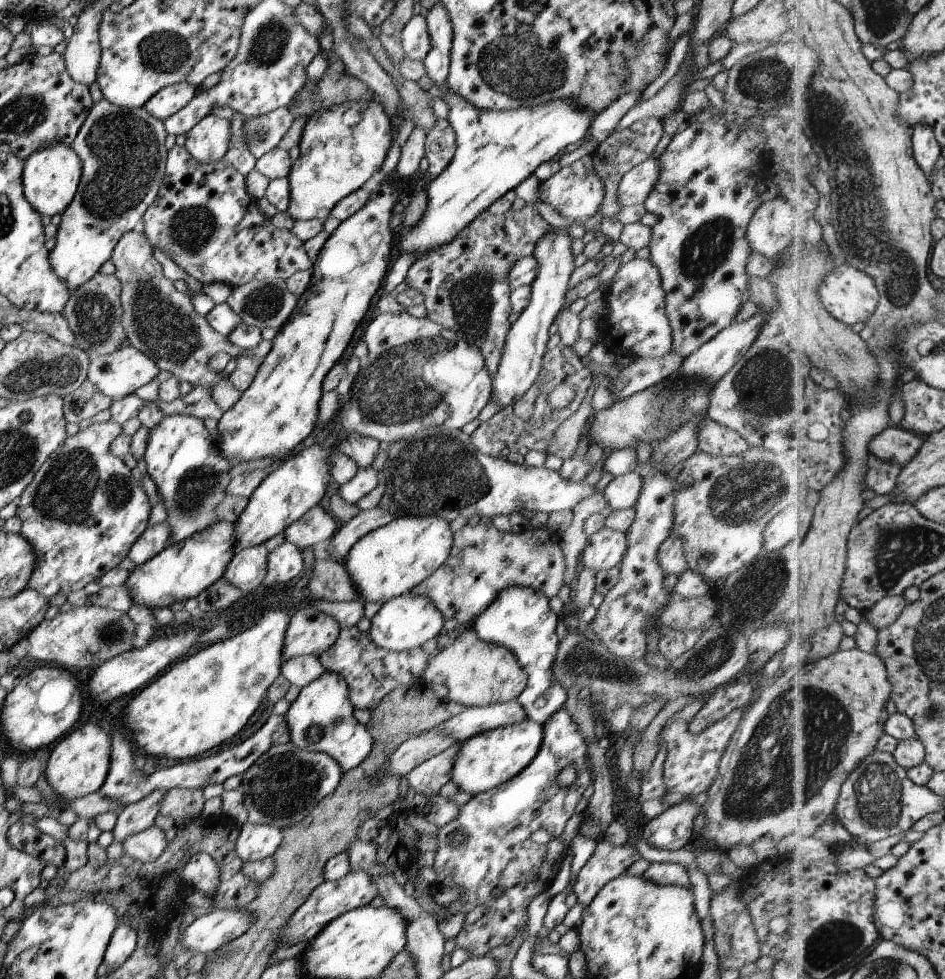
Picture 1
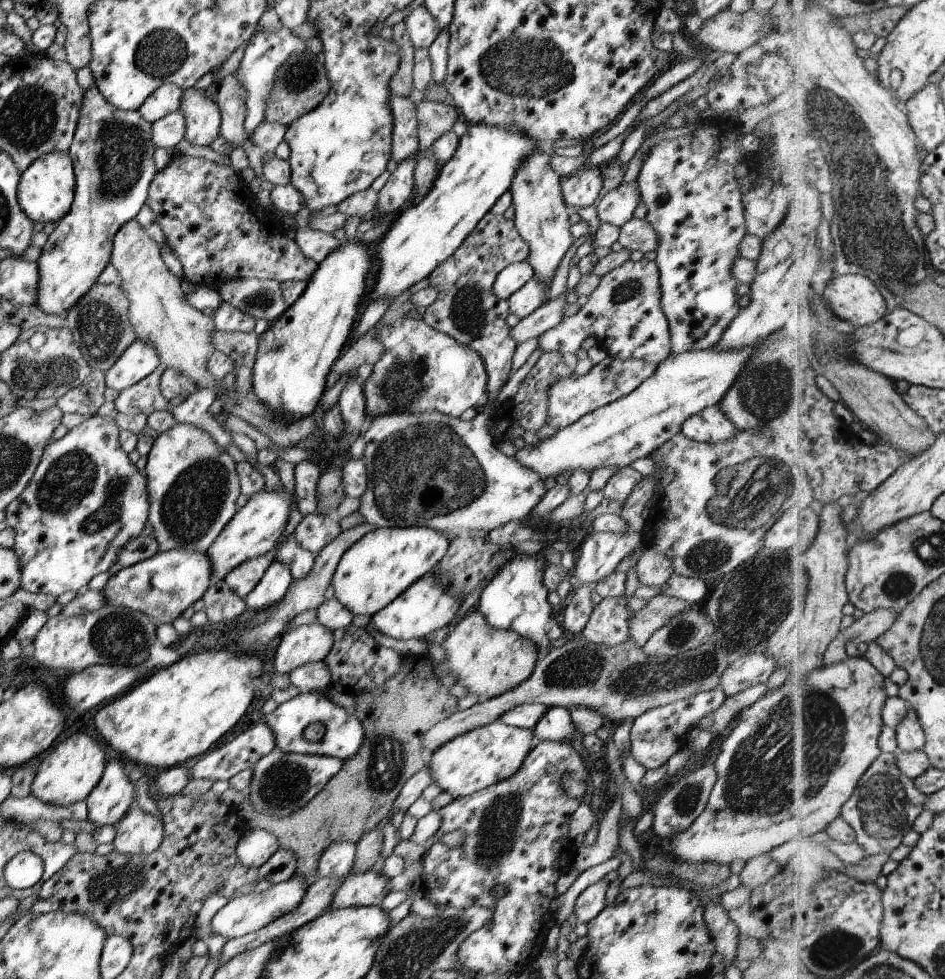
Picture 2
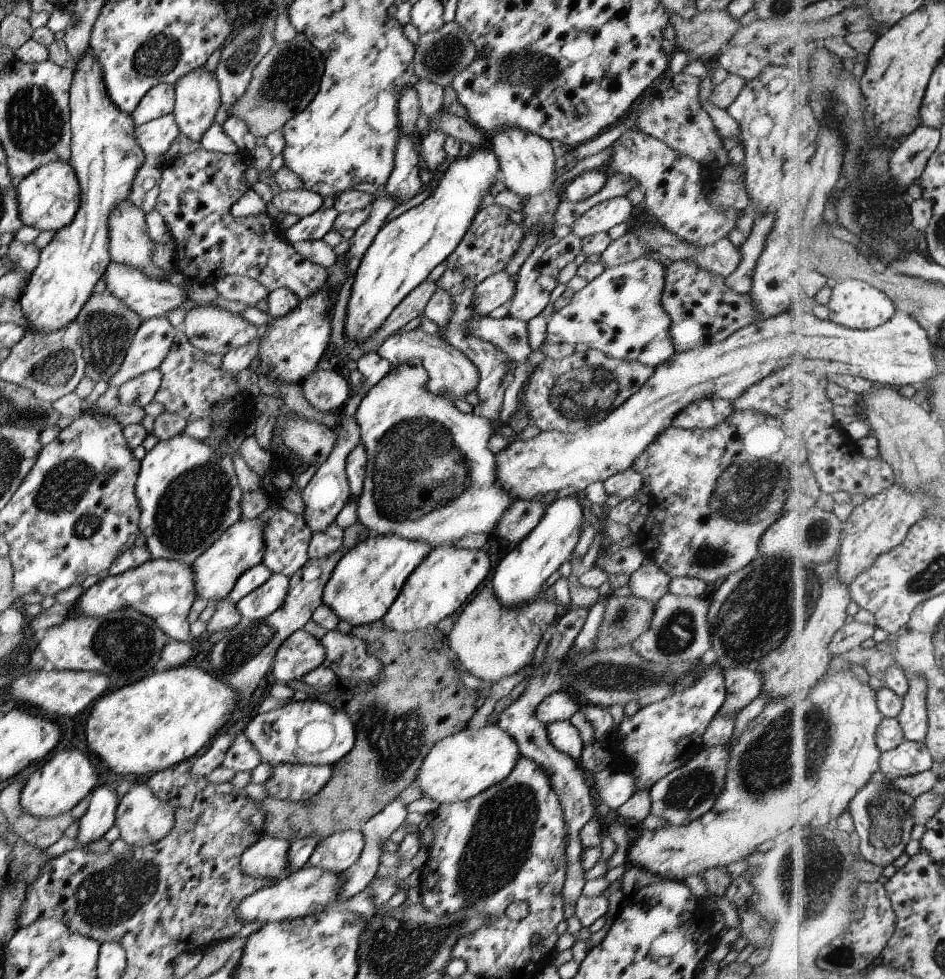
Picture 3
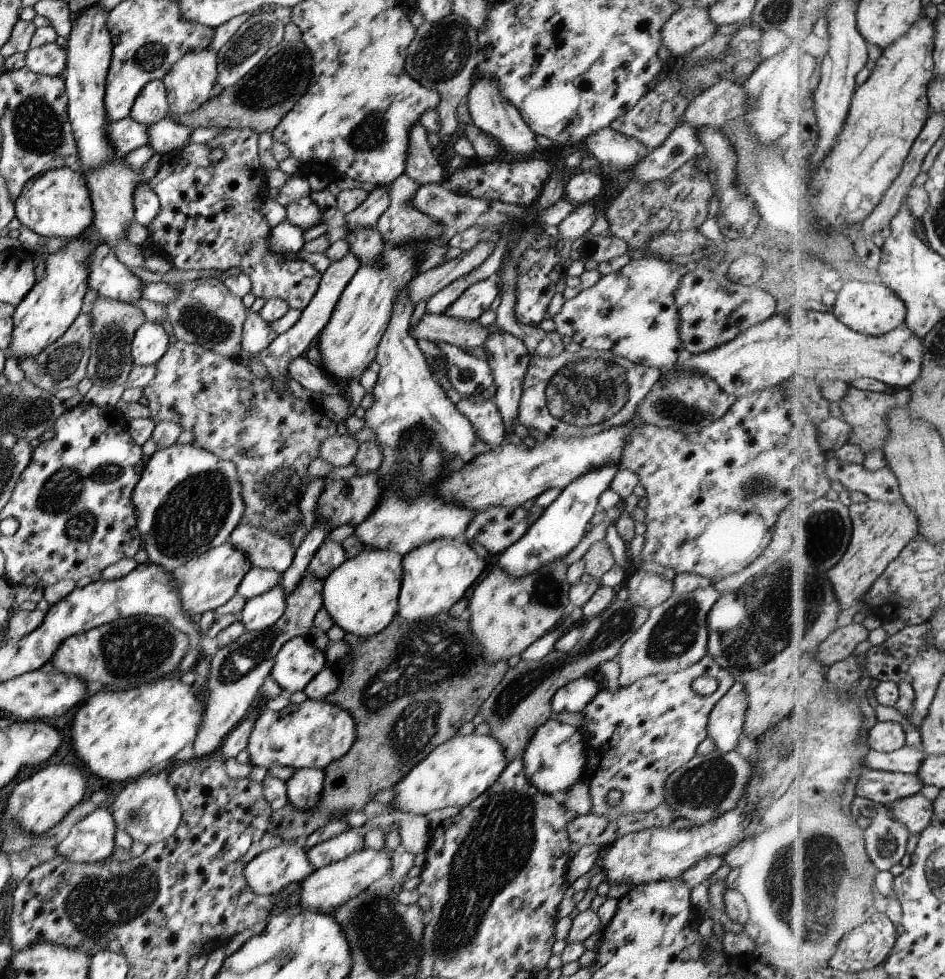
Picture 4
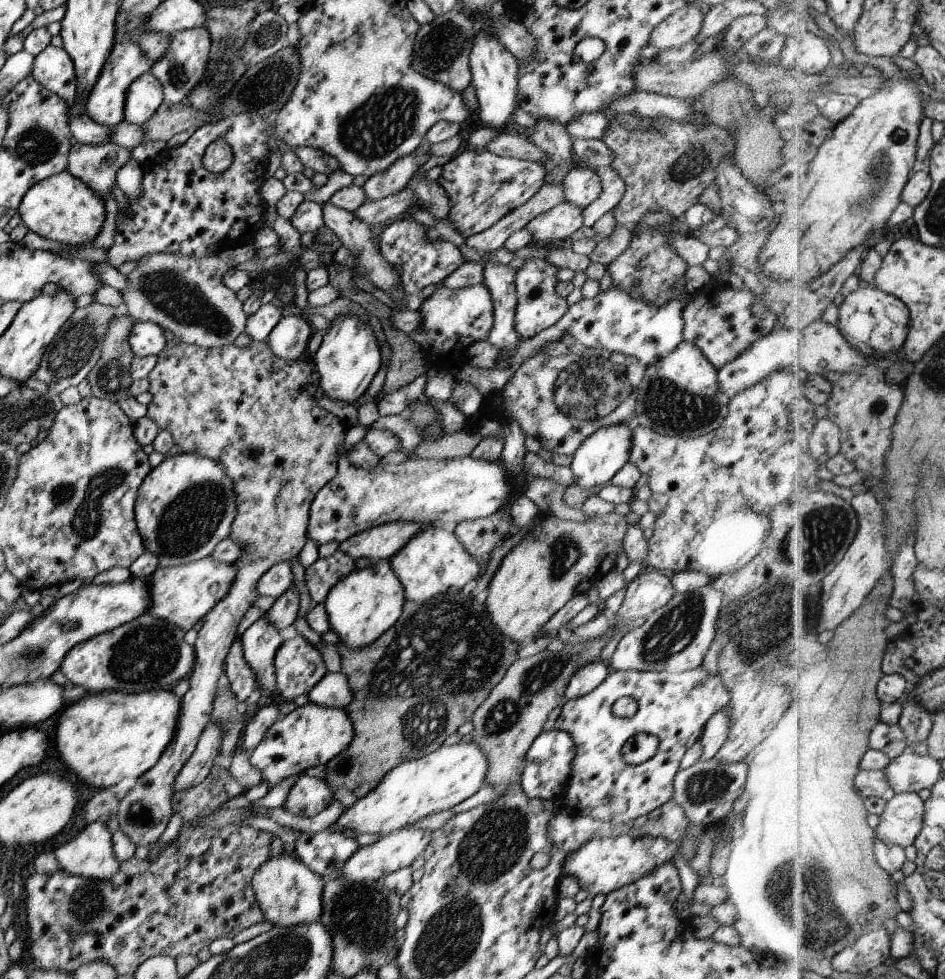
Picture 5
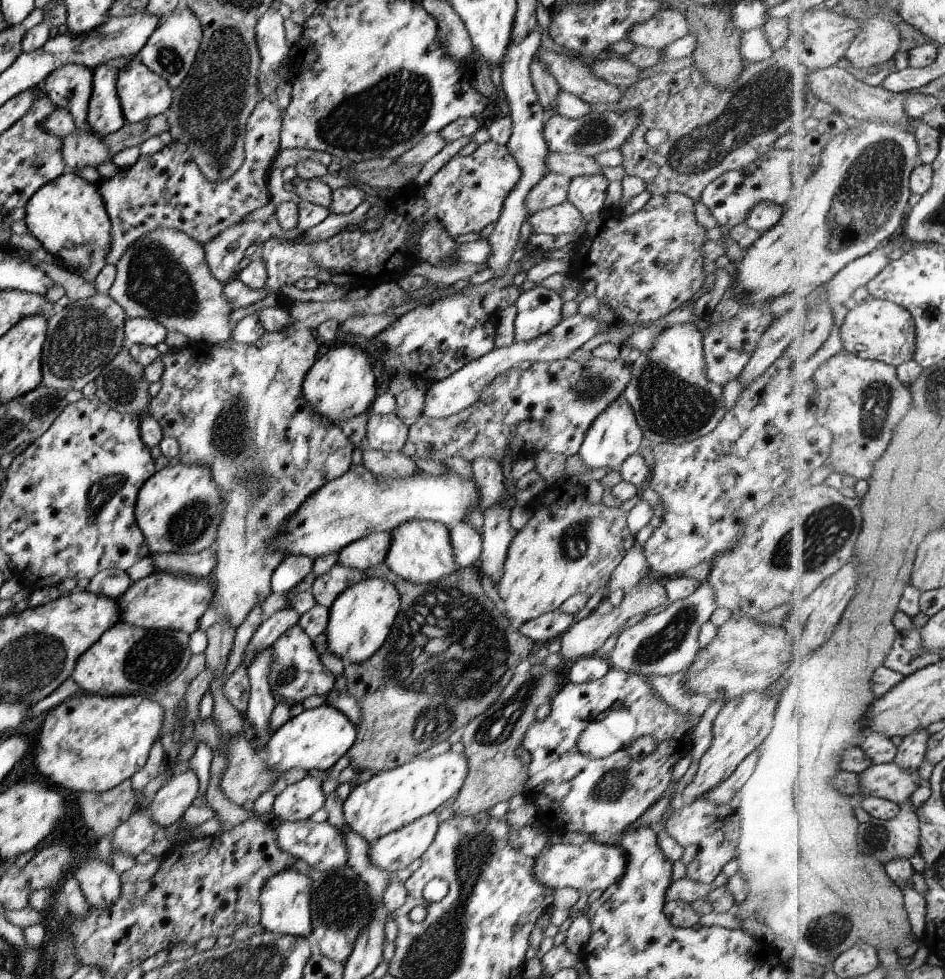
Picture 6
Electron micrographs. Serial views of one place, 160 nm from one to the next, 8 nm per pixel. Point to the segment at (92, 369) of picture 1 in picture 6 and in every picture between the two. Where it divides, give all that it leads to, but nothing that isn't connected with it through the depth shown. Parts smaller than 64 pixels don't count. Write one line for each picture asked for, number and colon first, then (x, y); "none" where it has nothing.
2: (139, 359)
3: (151, 342)
4: (149, 342)
5: (146, 338)
6: (145, 331)

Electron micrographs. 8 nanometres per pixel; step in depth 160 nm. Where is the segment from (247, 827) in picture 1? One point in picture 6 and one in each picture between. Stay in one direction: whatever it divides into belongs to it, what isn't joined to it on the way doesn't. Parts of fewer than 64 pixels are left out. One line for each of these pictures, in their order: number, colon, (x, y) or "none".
2: (253, 849)
3: (267, 858)
4: (269, 871)
5: (288, 893)
6: (283, 900)

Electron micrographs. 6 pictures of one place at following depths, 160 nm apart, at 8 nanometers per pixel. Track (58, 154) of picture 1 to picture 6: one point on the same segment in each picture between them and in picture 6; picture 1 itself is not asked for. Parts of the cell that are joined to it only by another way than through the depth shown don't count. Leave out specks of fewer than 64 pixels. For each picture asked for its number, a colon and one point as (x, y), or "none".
2: (45, 191)
3: (47, 198)
4: (56, 204)
5: (60, 208)
6: (67, 216)

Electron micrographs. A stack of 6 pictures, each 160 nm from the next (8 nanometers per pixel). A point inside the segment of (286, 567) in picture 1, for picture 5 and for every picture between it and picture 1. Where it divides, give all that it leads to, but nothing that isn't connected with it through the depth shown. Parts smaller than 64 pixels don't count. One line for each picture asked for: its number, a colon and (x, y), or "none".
2: (276, 580)
3: (264, 600)
4: (261, 611)
5: (260, 641)

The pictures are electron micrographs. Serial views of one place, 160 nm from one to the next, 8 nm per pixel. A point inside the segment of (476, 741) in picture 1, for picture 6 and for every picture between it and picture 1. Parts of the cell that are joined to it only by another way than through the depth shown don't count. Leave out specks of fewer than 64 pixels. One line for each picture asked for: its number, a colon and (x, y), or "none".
2: (480, 758)
3: (458, 767)
4: (455, 772)
5: (409, 792)
6: (390, 799)

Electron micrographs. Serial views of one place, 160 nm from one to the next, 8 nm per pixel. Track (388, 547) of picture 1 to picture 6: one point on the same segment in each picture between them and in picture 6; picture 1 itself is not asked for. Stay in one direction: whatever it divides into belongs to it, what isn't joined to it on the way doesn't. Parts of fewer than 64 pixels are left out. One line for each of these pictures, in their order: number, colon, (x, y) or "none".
2: (381, 565)
3: (367, 578)
4: (360, 595)
5: (361, 606)
6: (359, 619)

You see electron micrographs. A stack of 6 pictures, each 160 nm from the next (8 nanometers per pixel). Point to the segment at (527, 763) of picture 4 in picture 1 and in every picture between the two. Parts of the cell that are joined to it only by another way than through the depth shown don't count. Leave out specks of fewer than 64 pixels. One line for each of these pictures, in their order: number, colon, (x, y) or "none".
1: (519, 619)
2: (555, 724)
3: (563, 737)

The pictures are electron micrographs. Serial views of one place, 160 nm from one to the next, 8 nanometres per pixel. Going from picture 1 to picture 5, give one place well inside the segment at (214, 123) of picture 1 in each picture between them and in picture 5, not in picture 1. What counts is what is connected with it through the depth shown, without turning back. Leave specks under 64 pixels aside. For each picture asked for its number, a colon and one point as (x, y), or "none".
2: (202, 119)
3: (196, 98)
4: (187, 84)
5: (183, 63)

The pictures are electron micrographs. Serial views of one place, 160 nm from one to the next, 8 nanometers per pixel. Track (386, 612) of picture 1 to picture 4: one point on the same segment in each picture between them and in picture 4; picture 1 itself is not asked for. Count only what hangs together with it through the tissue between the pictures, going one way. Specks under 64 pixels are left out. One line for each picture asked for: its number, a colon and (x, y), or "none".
2: (425, 606)
3: (448, 577)
4: (435, 576)

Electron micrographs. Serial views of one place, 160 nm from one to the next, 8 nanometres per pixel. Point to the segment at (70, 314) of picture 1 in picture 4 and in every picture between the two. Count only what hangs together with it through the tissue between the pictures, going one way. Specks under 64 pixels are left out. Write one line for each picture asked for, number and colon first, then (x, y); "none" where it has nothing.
2: (98, 323)
3: (107, 326)
4: (113, 323)

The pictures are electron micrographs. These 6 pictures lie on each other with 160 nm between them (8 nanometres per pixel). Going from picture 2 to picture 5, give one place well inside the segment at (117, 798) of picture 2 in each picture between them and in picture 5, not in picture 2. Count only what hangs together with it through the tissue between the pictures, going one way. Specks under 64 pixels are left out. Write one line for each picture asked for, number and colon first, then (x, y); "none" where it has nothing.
3: (99, 817)
4: (92, 839)
5: (89, 855)

